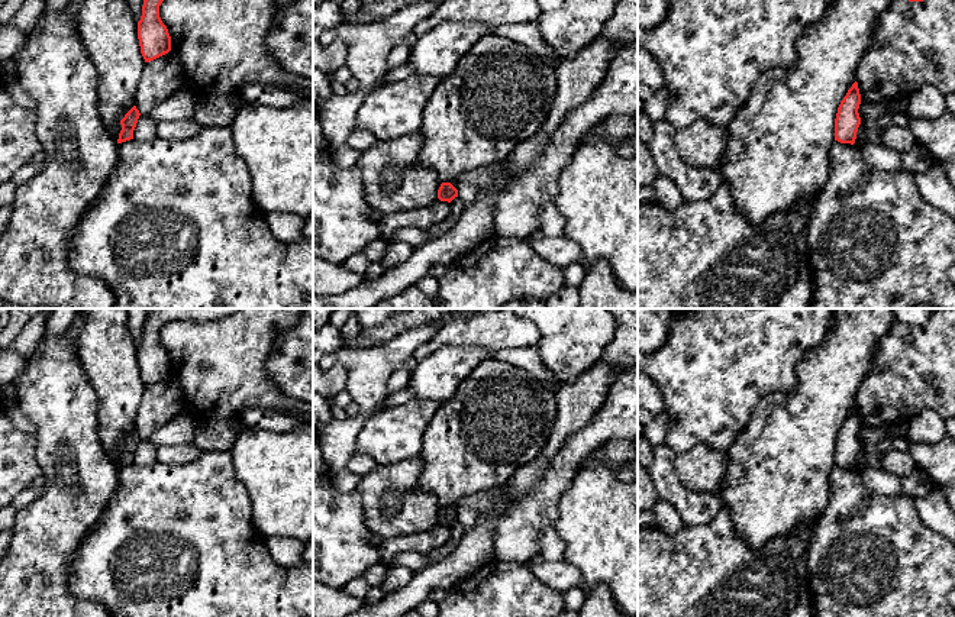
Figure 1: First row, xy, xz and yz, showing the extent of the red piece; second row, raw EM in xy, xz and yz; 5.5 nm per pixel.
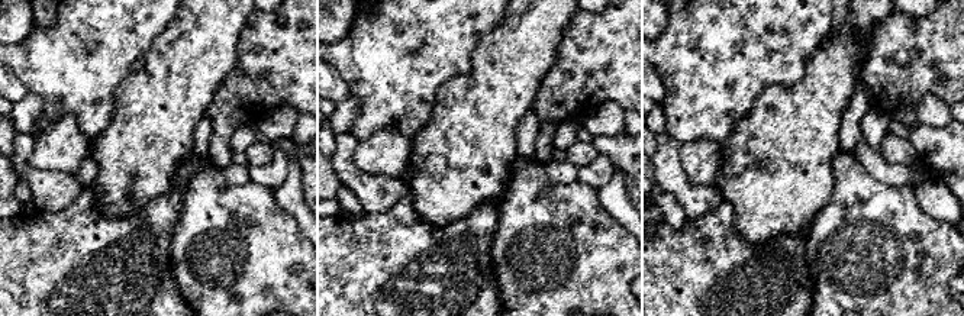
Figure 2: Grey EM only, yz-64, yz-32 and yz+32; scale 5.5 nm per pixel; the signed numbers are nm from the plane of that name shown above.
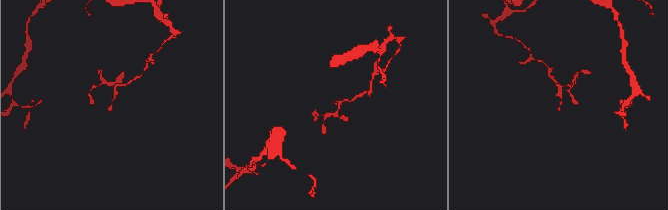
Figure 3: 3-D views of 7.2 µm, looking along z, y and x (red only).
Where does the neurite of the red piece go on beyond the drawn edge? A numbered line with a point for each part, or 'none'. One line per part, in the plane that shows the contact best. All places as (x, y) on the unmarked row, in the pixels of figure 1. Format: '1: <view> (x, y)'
none

